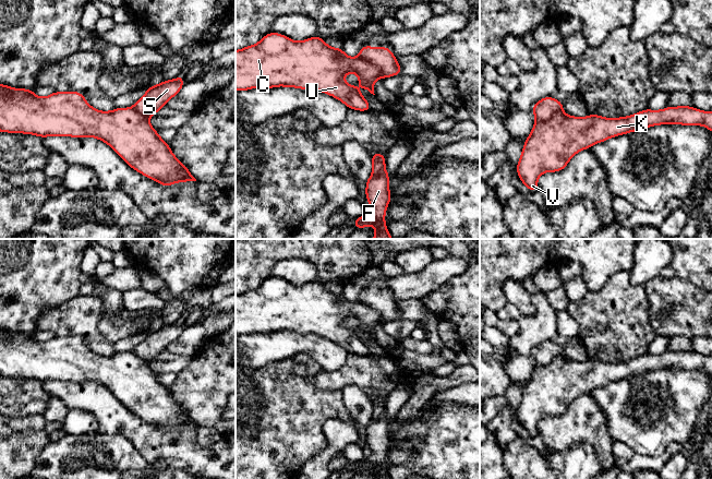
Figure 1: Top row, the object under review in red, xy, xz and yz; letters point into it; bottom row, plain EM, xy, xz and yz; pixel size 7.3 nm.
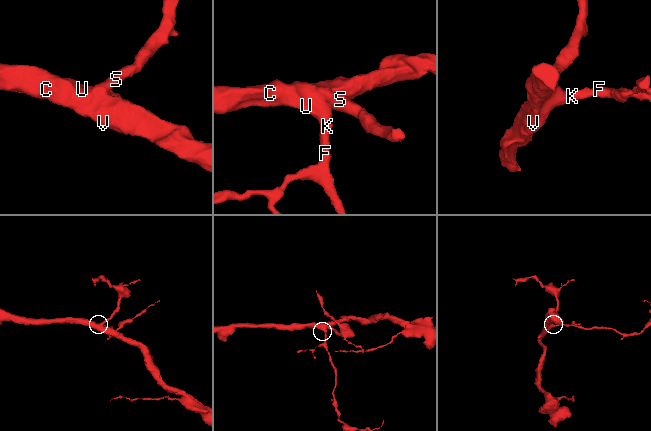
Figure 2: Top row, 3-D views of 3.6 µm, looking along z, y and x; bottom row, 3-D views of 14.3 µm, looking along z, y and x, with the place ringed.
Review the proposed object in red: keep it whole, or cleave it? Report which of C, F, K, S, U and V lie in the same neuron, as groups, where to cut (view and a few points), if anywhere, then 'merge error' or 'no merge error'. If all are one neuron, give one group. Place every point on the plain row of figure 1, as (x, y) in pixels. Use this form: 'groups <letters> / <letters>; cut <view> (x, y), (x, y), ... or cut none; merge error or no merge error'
groups C F K U V / S; cut xz (360, 300), (373, 308), (381, 315), (383, 322); merge error

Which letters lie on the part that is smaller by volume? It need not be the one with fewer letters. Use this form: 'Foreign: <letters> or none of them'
Foreign: S

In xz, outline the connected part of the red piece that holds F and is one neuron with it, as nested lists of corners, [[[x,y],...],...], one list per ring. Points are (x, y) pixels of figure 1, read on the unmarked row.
[[[378,396],[372,398],[371,402],[373,407],[372,420],[365,424],[365,440],[372,453],[365,460],[354,464],[354,472],[374,470],[376,472],[375,479],[390,479],[385,468],[386,454],[391,444],[388,431],[390,420],[385,414],[386,402]]]

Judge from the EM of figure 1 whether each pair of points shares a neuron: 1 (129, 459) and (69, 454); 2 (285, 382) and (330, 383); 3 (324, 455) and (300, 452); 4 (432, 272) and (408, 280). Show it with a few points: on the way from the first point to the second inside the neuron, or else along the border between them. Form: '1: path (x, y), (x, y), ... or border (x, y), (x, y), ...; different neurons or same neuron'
1: path (113, 459), (97, 459), (93, 455), (84, 455); same neuron
2: border (314, 378), (314, 384), (317, 387), (338, 390); different neurons
3: border (323, 429), (326, 446), (301, 467); different neurons
4: path (426, 277), (423, 280), (413, 280); same neuron

